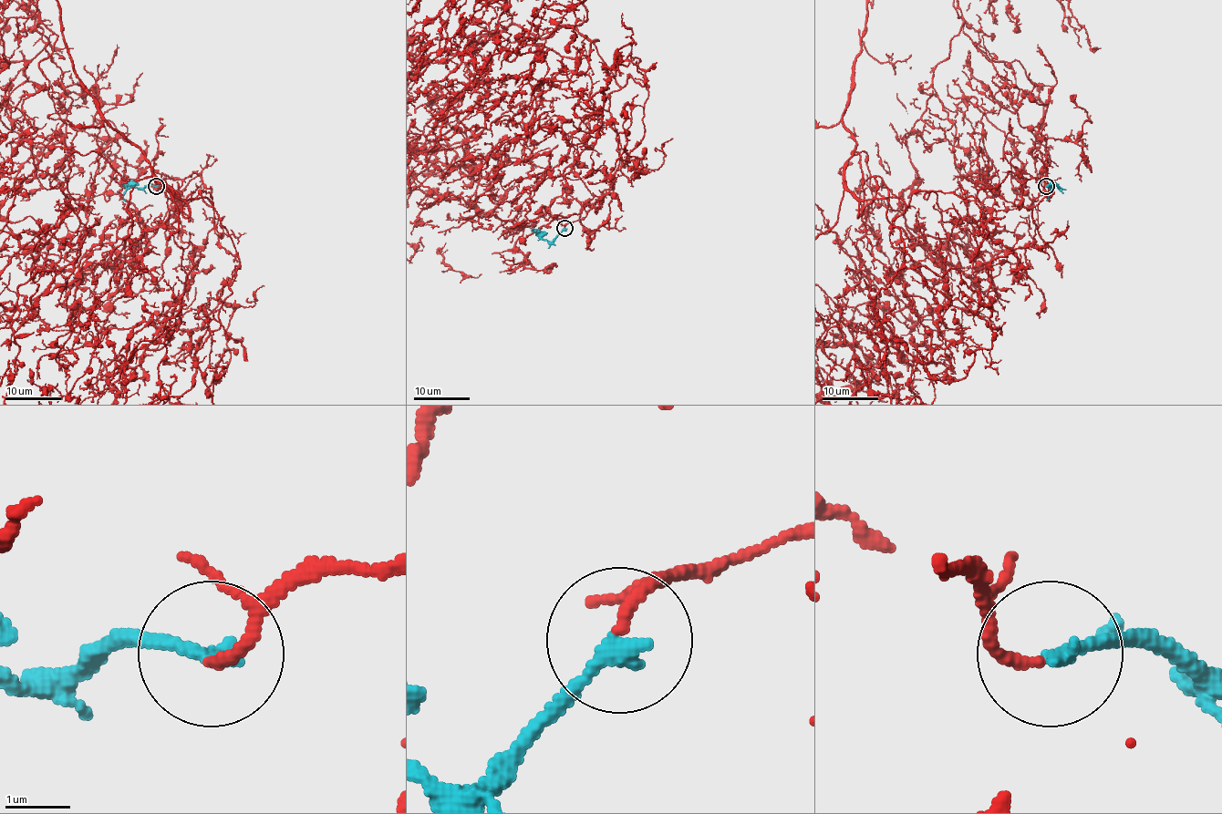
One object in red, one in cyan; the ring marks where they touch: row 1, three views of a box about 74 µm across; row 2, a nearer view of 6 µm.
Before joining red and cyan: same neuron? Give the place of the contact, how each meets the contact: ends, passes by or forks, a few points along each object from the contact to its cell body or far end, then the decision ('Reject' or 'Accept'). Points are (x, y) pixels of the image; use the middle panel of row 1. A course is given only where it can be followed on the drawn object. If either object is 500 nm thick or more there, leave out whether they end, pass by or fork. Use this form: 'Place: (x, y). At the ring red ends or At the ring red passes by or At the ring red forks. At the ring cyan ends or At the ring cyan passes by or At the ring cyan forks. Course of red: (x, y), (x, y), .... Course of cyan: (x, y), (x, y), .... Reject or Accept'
Place: (564, 228). At the ring red ends. At the ring cyan ends. Course of red: (564, 227), (620, 161), (590, 41), (512, 25), (444, 53), (417, 13), (452, 6). Course of cyan: (564, 229), (548, 242), (532, 230), (534, 229). Accept

